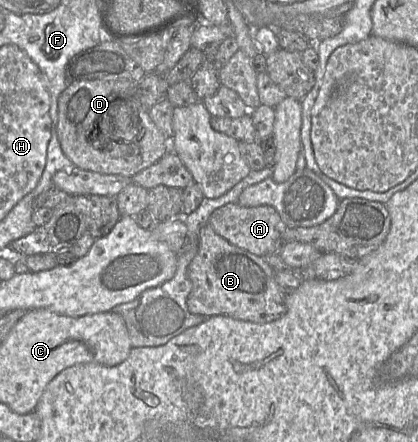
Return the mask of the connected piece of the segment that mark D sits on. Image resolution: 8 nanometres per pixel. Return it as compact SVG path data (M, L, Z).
M81 80L66 86L58 99L58 123L57 136L64 155L77 168L97 172L100 174L115 174L126 177L133 177L135 174L158 162L169 151L169 139L157 128L152 121L149 110L143 108L137 99L139 82L127 80Z

